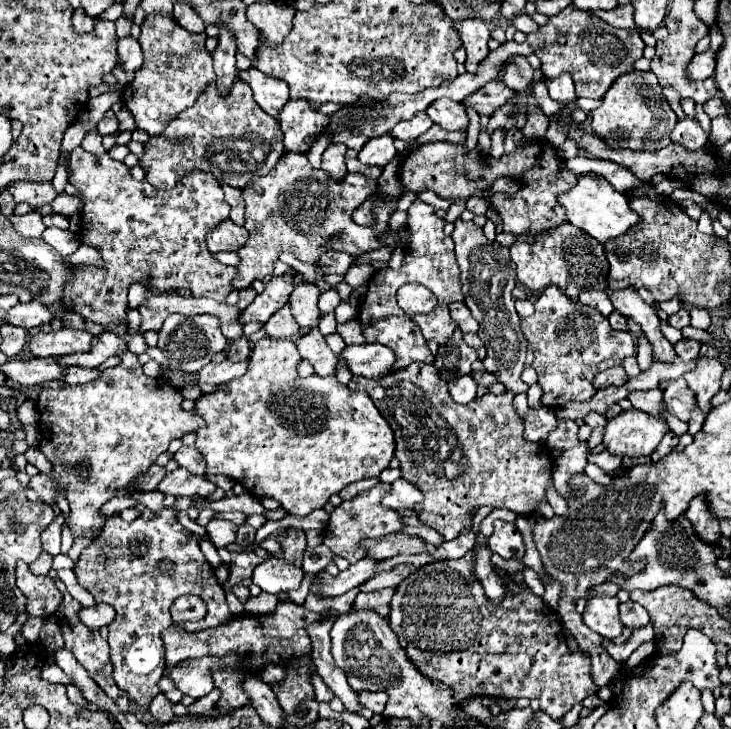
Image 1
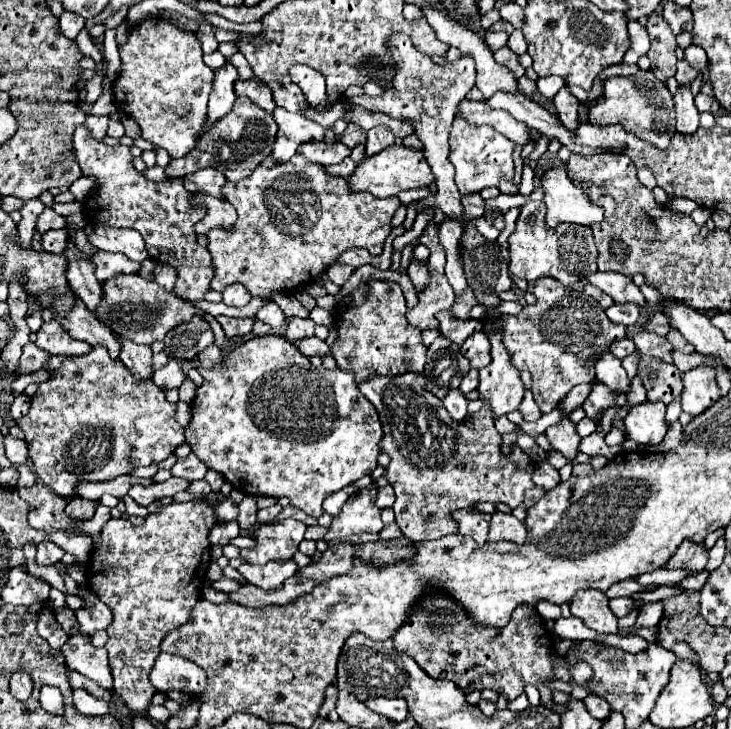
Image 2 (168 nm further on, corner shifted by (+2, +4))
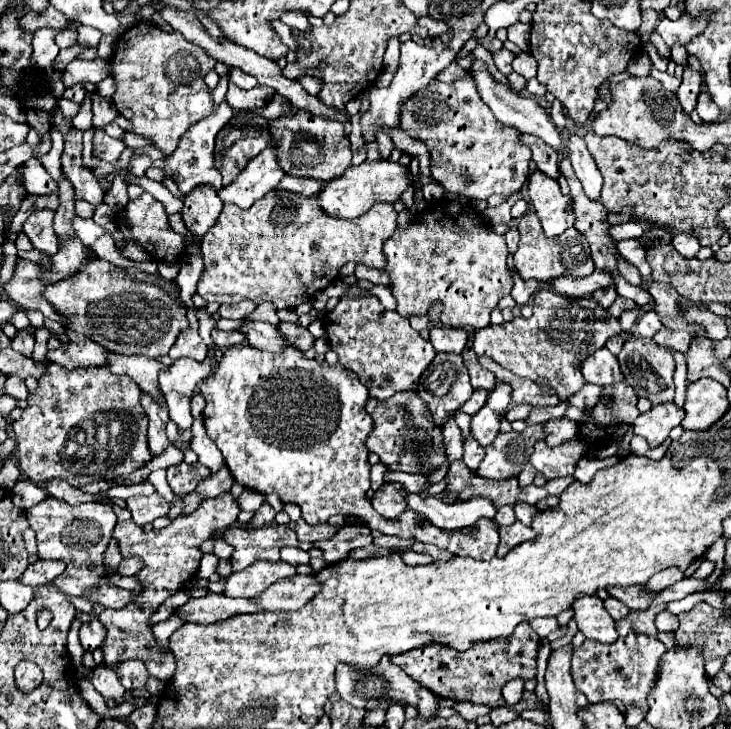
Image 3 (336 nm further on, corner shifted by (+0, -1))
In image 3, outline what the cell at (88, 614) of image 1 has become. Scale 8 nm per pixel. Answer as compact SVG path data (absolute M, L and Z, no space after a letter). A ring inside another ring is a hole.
M92 619L80 627L80 643L86 651L98 649L104 643L104 639L106 639L106 627L98 619Z

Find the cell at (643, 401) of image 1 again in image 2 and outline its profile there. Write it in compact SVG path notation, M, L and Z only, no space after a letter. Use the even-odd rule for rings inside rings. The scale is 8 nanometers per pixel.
M610 352L602 354L594 368L596 368L596 380L598 382L606 384L612 390L622 390L622 392L630 390L630 382L628 382L626 370L622 368L620 360L614 354L610 354Z

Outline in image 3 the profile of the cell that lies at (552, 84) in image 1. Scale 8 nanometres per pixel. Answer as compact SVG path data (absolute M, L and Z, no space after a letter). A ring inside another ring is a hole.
M572 133L568 143L566 143L566 151L568 151L568 159L572 161L572 167L576 171L576 177L582 181L584 191L588 193L590 199L600 199L600 189L602 189L602 175L590 155L590 151L586 149L586 143L580 135Z

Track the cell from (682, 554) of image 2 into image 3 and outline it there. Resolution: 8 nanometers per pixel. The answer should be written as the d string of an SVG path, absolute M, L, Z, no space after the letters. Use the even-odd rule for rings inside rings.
M668 567L668 569L656 573L656 575L646 583L646 587L648 587L650 591L662 591L662 589L674 585L676 581L684 579L684 577L686 577L686 575L684 575L682 569L678 569L678 567Z

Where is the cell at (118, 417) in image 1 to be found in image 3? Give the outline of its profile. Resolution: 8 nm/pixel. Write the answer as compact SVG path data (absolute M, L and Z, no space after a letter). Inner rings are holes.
M56 363L48 365L48 371L38 379L38 389L28 397L28 409L22 417L12 423L16 437L16 457L22 473L36 485L50 479L64 481L100 481L116 479L142 469L150 459L152 451L148 447L148 417L140 407L140 387L124 377L112 375L106 367L82 367L66 369ZM80 427L88 435L86 457L66 457L64 447L70 441L72 431ZM96 429L106 429L106 459L94 457L92 451L98 449Z

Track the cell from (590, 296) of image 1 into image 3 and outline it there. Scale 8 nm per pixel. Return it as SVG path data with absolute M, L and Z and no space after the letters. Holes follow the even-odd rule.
M612 289L612 291L596 291L592 297L594 297L594 301L596 301L600 307L608 309L608 307L614 303L614 299L618 297L618 293L616 293L616 289Z

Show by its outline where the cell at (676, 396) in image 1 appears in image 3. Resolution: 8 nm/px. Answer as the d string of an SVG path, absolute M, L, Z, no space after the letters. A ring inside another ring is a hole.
M628 339L624 343L624 349L618 355L622 373L626 377L626 383L634 387L638 397L646 397L652 401L652 405L658 403L670 403L674 401L674 359L668 351L664 351L660 345L656 345L652 339Z

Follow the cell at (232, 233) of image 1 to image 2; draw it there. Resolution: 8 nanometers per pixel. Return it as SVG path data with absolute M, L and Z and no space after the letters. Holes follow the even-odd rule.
M192 194L192 206L204 206L206 218L196 222L196 234L206 234L212 228L230 228L236 222L236 210L222 198L210 198L210 194Z

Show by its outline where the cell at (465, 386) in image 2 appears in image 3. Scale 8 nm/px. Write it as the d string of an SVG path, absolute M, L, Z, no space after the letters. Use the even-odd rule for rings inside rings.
M476 389L476 391L472 393L472 397L460 407L460 411L468 413L468 415L474 415L474 413L484 405L484 397L486 397L486 395L488 395L486 389Z

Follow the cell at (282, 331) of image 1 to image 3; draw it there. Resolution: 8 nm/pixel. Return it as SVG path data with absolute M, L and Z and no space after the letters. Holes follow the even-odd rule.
M260 303L246 319L250 319L250 321L264 321L264 323L272 323L272 325L280 323L280 319L276 315L276 307L272 307L272 303Z

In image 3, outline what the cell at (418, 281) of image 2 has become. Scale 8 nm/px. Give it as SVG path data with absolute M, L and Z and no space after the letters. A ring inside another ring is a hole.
M442 199L436 205L430 205L424 213L412 217L408 229L396 229L384 243L384 255L388 261L386 271L390 275L390 291L398 301L396 311L404 317L424 315L430 303L440 299L444 303L444 313L440 315L440 321L444 325L482 329L490 325L490 311L512 289L512 277L506 267L506 255L508 255L506 239L504 235L492 233L490 227L486 225L486 219L470 205L446 199Z

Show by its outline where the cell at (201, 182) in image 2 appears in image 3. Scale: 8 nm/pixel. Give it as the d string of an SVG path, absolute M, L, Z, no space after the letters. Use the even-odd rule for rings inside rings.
M222 101L214 113L198 123L194 123L180 139L180 145L178 149L166 159L166 165L164 165L164 175L172 175L180 193L186 197L190 195L198 185L212 185L216 191L222 189L222 175L214 169L214 139L216 139L216 133L234 117L234 109Z

